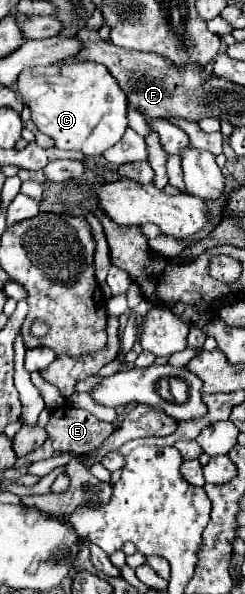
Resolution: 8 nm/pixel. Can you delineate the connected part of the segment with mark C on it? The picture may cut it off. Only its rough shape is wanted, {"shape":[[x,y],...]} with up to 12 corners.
{"shape":[[100,63],[20,73],[16,93],[58,149],[102,155],[128,127]]}

